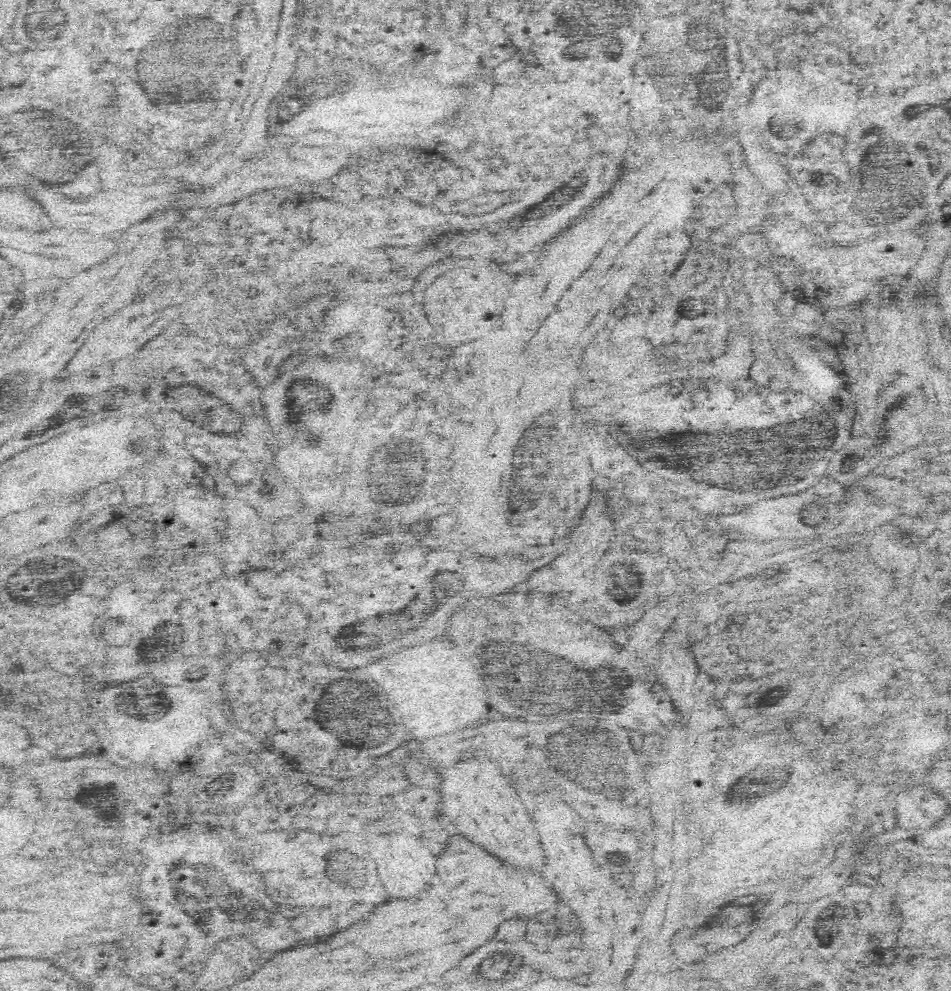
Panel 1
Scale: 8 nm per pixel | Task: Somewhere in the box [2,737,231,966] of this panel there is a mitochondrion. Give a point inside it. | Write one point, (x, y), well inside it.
(114, 808)

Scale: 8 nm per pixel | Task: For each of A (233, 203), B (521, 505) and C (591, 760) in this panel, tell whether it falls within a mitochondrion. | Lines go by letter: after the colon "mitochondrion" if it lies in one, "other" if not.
A: other
B: mitochondrion
C: mitochondrion

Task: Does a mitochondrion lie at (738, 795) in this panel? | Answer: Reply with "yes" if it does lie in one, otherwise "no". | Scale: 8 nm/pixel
yes

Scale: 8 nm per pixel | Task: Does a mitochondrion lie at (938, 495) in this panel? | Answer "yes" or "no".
no

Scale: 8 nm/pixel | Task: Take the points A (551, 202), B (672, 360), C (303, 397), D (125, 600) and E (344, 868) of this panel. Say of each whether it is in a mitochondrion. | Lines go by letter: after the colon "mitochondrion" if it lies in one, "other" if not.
A: mitochondrion
B: other
C: mitochondrion
D: other
E: mitochondrion

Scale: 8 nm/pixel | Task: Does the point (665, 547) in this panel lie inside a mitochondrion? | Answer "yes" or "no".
no

